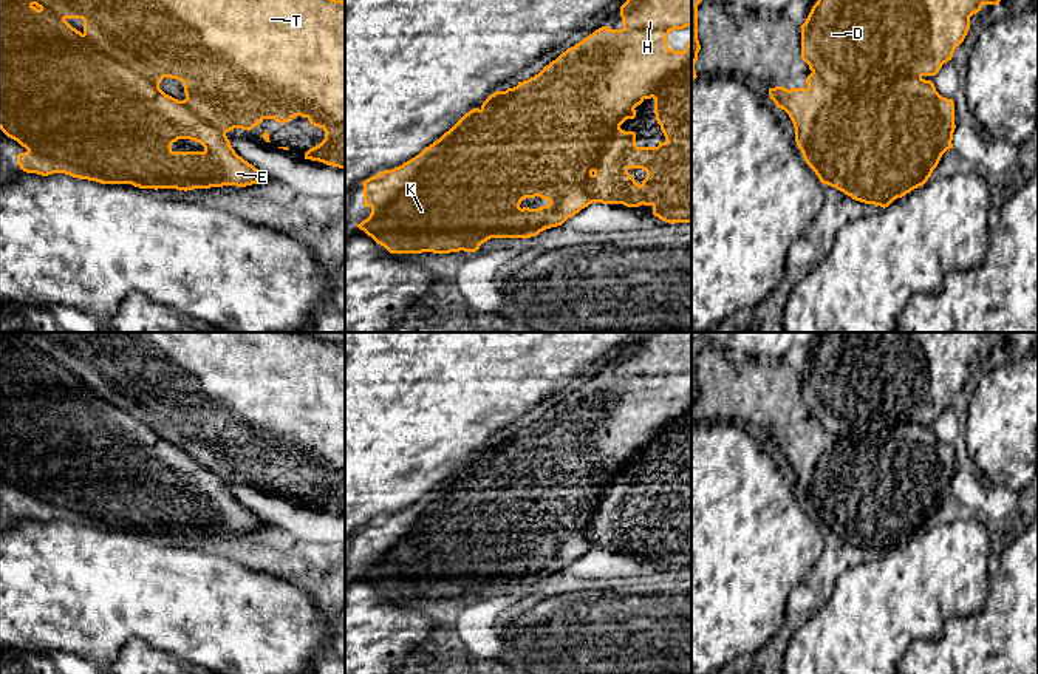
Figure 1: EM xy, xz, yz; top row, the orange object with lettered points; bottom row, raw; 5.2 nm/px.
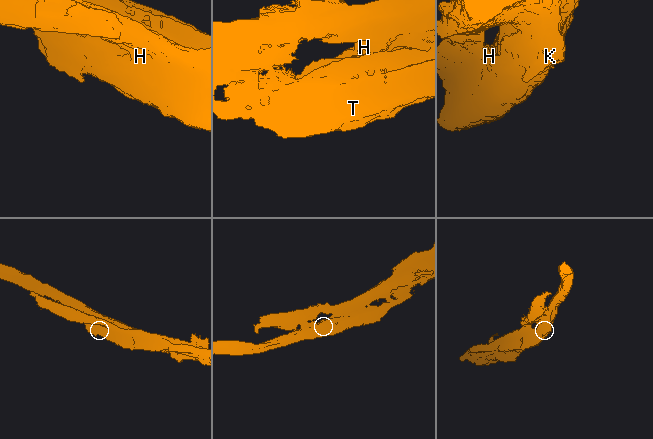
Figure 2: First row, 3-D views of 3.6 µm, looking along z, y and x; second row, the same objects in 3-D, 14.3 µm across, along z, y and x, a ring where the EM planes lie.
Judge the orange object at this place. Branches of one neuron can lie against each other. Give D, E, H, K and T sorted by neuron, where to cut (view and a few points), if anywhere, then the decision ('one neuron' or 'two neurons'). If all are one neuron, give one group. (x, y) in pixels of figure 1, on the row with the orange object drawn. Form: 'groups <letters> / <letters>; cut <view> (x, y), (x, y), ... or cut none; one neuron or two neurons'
groups D E T / H K; cut yz (921, 76), (874, 84), (905, 192); two neurons

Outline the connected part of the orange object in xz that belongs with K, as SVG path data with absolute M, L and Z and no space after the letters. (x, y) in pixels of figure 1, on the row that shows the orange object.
M480 108L466 113L438 141L391 170L413 172L415 178L390 204L356 224L390 254L476 252L483 243L490 240L490 237L476 235L476 224L472 218L473 206L469 193L463 190L464 172L490 170L490 131Z

